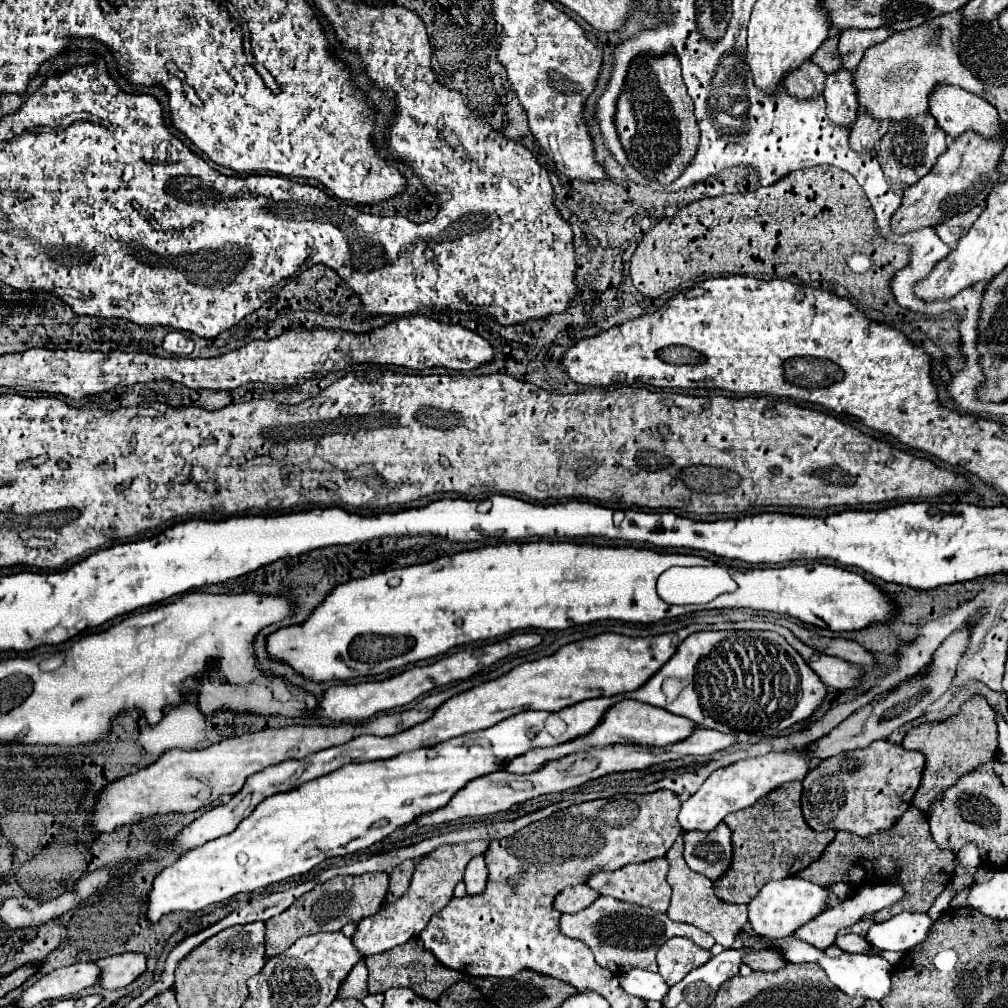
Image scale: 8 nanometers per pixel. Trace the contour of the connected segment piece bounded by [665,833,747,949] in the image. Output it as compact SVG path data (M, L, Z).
M683 833L677 837L677 841L673 843L673 847L665 855L667 861L669 861L667 881L669 881L671 889L673 889L673 897L671 897L667 915L669 915L671 921L683 921L683 923L701 927L703 931L711 933L717 943L721 943L725 949L729 949L731 943L735 941L737 933L741 931L741 927L747 923L747 905L721 903L713 895L713 883L705 875L695 873L695 871L691 871L687 867L687 863L683 861L683 855L681 855L681 847L683 847Z

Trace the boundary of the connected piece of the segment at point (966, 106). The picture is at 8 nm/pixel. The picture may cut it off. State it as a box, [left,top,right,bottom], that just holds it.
[929,83,1003,137]

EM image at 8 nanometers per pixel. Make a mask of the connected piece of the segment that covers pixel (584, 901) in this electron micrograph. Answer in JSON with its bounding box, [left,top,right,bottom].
[555,885,599,913]

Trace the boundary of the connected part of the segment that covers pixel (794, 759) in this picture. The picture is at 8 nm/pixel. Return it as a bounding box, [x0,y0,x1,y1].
[679,749,809,831]

